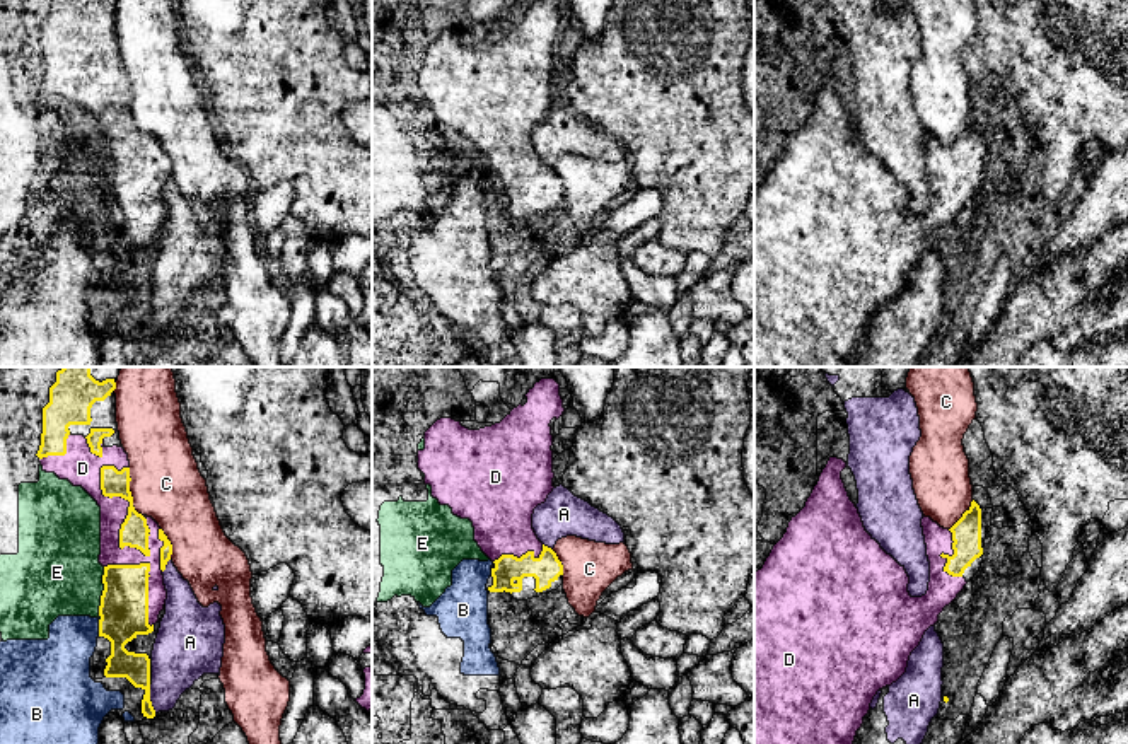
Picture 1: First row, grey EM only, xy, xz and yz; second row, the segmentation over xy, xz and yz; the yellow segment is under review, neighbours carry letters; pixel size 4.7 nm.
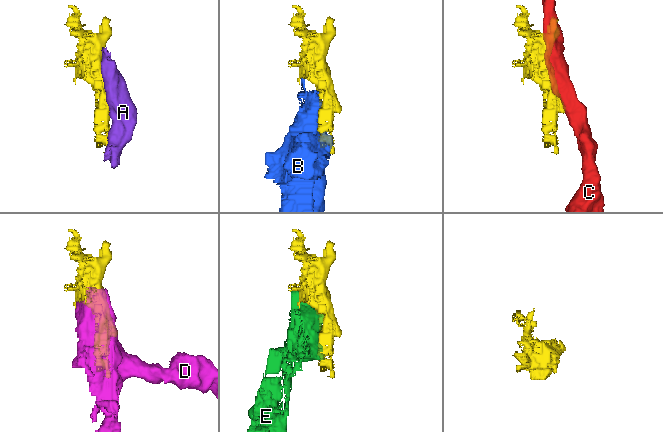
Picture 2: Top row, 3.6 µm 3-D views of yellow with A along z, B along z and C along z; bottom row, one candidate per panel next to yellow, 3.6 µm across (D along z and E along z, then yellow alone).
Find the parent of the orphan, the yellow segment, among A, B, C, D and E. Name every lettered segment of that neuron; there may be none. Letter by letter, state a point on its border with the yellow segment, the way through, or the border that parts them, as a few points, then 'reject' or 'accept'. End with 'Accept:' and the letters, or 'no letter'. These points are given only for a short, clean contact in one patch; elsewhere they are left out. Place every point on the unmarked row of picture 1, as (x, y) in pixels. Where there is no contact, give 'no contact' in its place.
A: contact xy (149, 316); reject
B: contact xy (99, 246); reject
C: contact xy (130, 110); reject
D: contact xy (128, 130); accept
E: contact xy (103, 212); reject
Accept: D

